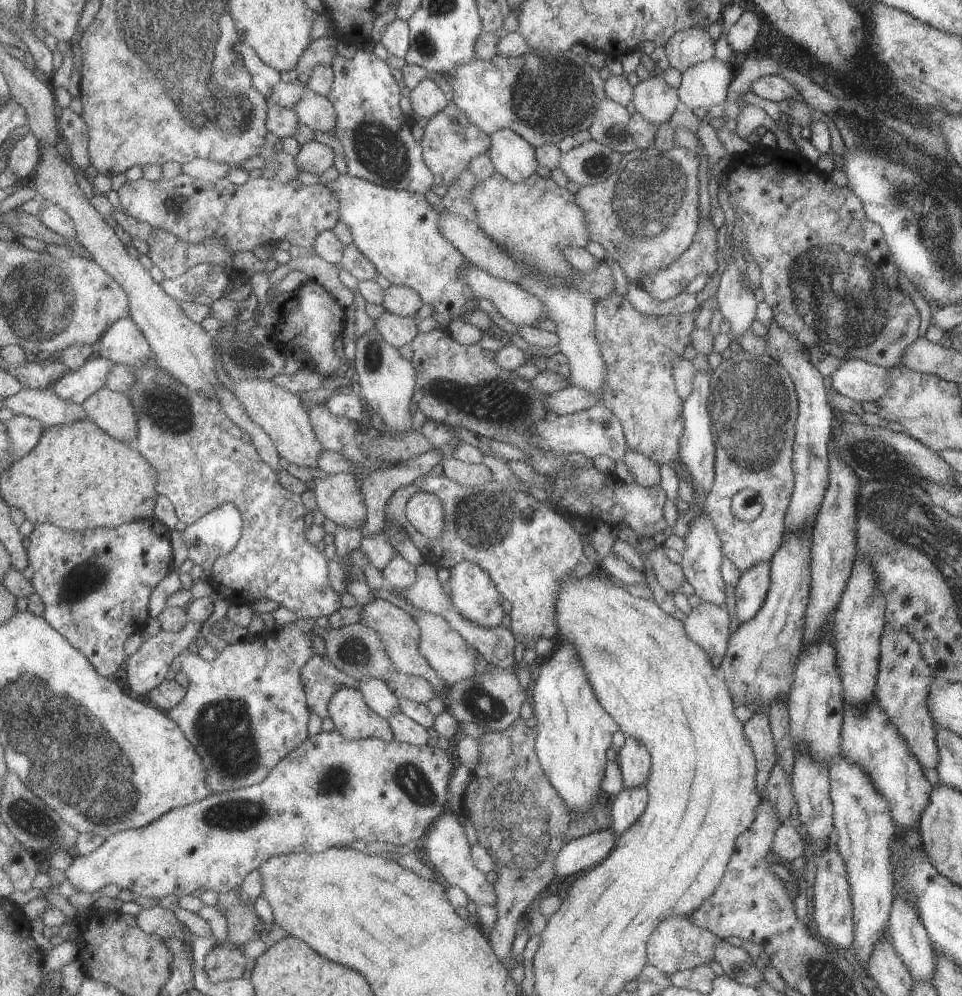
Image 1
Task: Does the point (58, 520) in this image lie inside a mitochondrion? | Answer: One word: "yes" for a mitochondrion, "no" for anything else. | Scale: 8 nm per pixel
no

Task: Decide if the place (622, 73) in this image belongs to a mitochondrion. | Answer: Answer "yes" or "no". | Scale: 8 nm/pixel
no

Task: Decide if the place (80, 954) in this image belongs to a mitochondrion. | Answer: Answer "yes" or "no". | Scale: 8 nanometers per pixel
no

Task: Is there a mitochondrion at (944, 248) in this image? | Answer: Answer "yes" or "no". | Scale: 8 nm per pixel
yes

